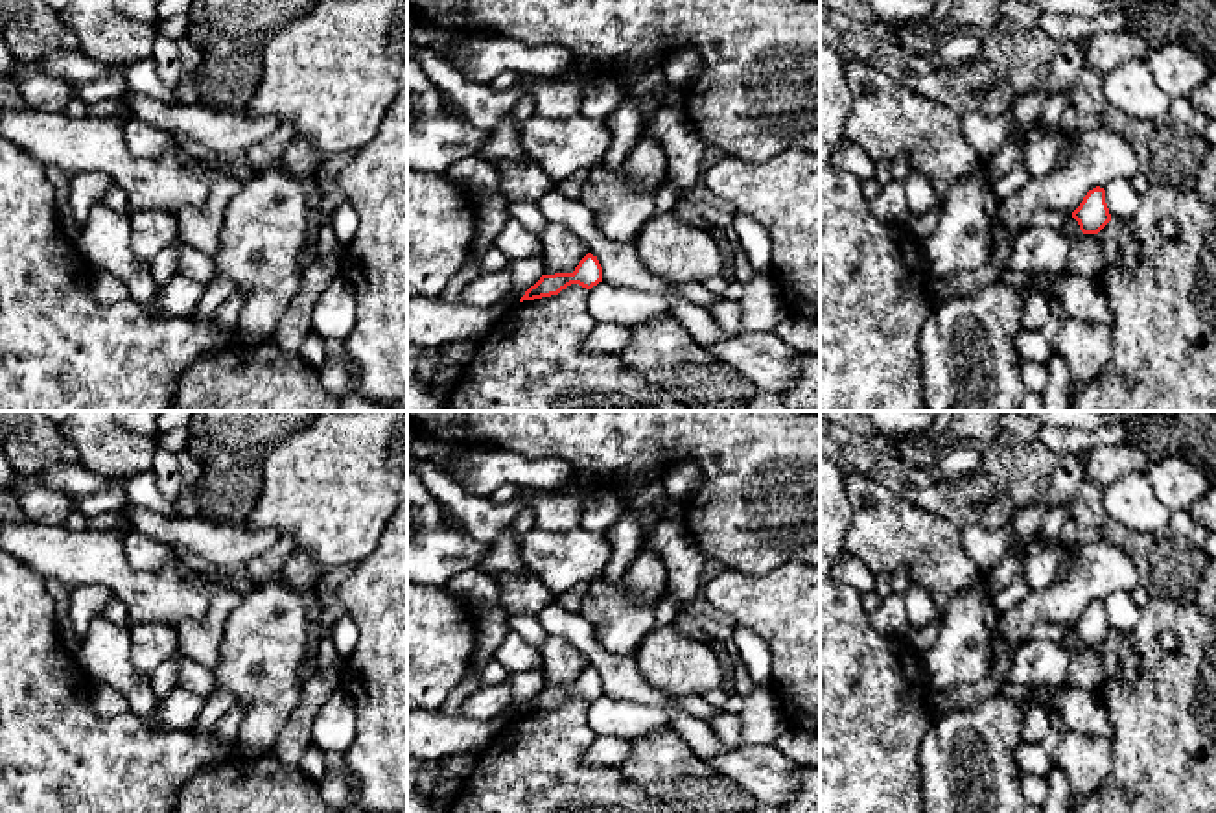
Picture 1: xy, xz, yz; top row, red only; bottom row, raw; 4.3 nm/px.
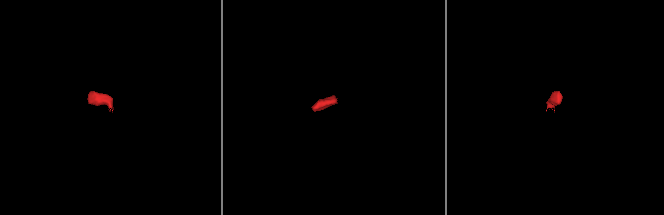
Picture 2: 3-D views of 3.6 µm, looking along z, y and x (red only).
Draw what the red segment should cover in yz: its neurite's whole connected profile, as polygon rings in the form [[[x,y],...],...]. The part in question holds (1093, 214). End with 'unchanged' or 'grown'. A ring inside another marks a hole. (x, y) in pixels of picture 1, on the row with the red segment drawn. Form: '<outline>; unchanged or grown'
[[[1100,186],[1089,190],[1072,218],[1083,234],[1072,243],[1067,265],[1058,275],[1100,277],[1104,253],[1096,234],[1111,221],[1105,190]]]; grown

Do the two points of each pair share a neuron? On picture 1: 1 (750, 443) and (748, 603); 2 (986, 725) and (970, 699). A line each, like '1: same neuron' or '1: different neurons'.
1: different neurons
2: different neurons

